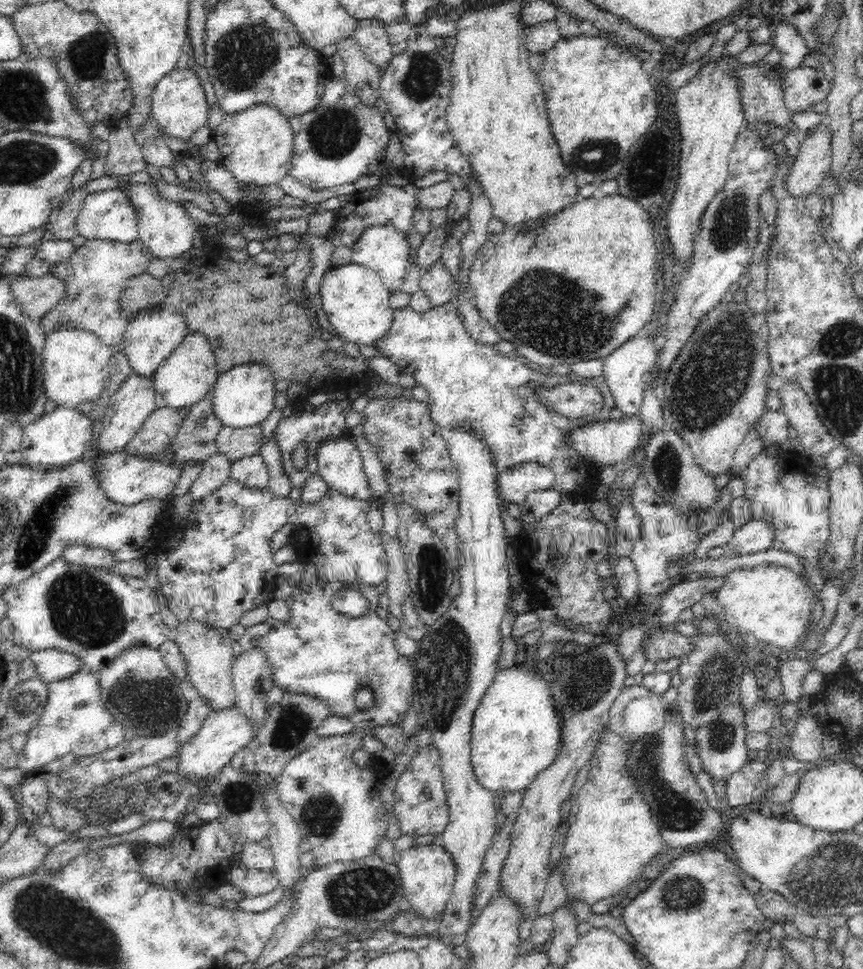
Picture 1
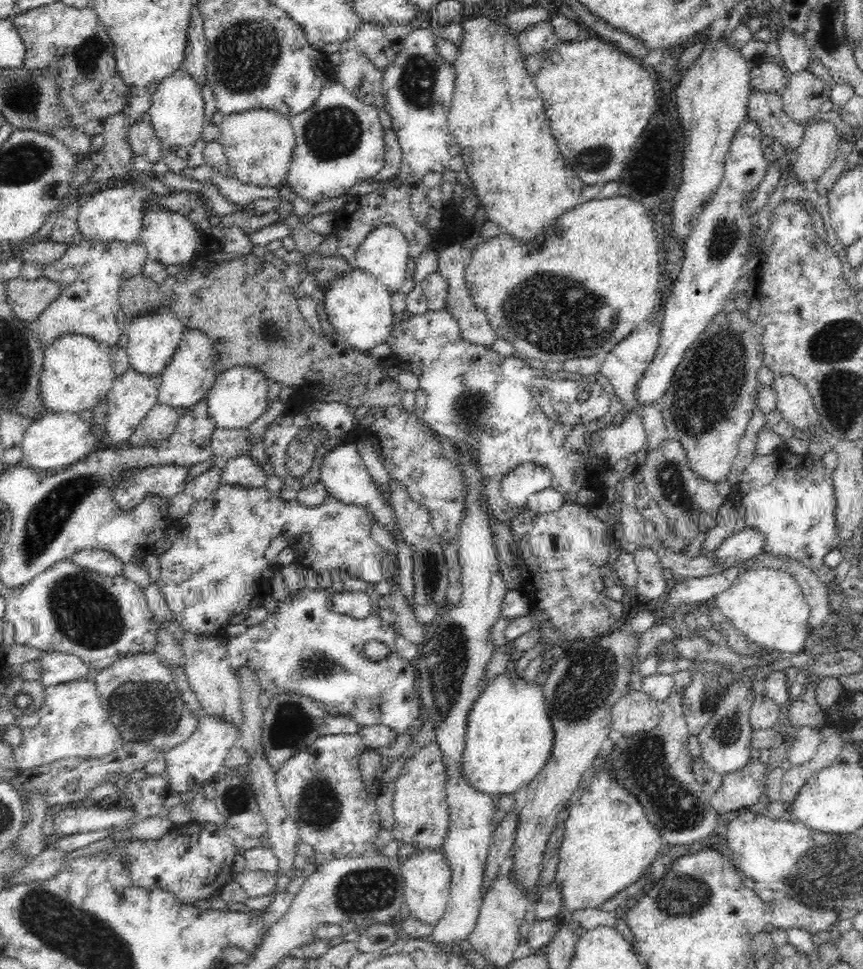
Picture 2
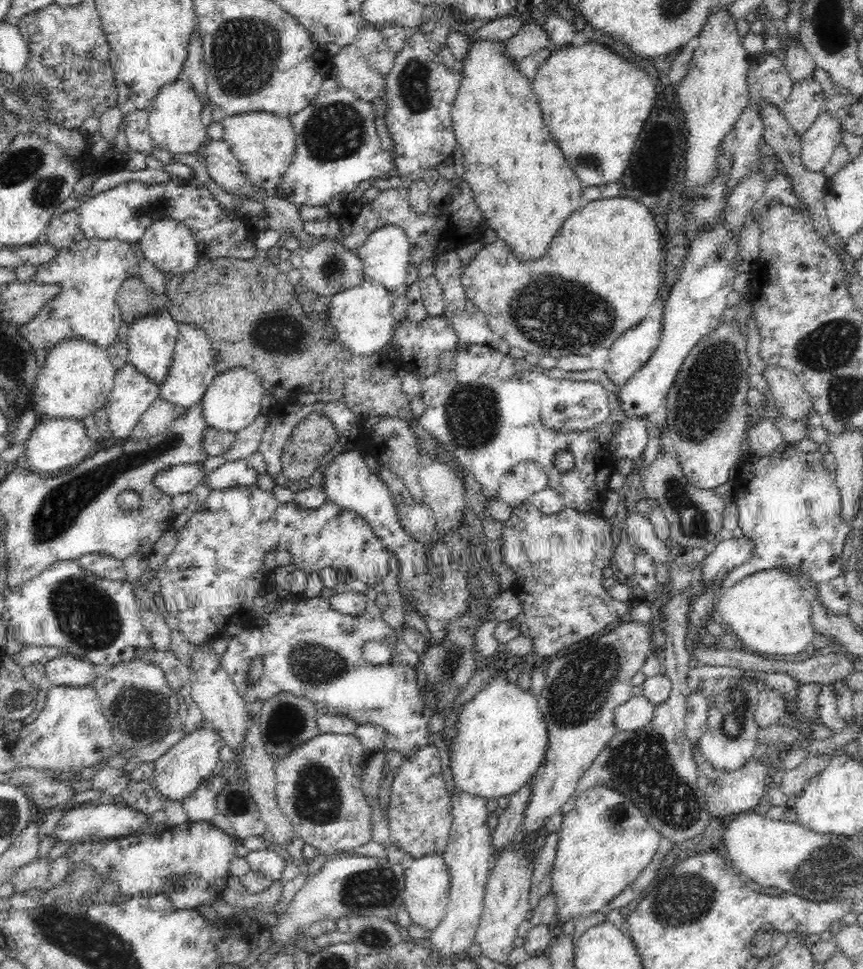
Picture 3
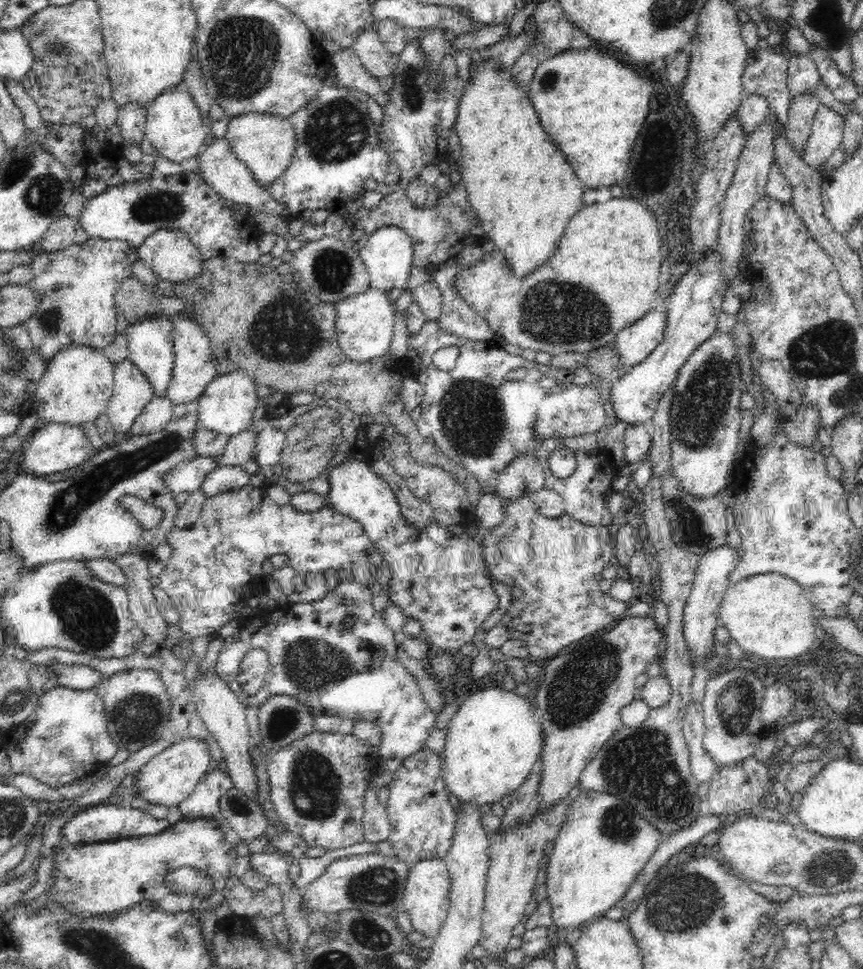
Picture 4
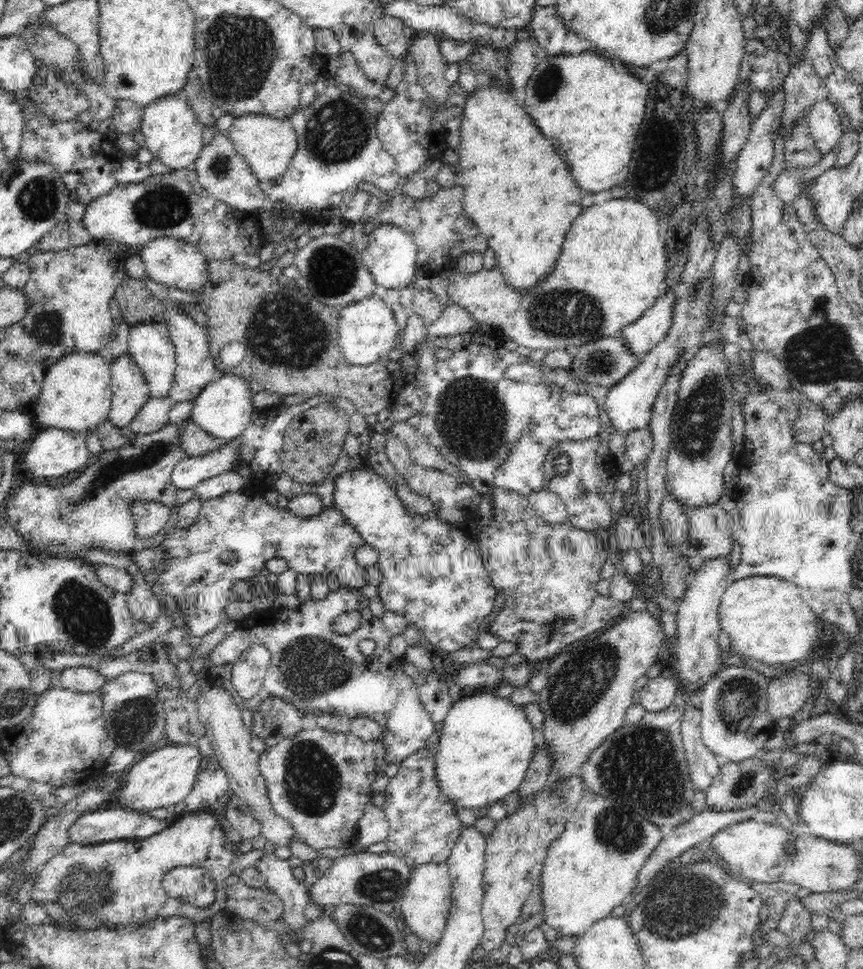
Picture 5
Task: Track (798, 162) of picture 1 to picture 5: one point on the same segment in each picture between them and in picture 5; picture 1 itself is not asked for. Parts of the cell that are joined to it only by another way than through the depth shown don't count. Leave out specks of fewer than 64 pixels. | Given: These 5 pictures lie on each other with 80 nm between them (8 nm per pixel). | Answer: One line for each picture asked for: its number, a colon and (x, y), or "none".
2: (817, 152)
3: (819, 142)
4: (827, 127)
5: (823, 119)

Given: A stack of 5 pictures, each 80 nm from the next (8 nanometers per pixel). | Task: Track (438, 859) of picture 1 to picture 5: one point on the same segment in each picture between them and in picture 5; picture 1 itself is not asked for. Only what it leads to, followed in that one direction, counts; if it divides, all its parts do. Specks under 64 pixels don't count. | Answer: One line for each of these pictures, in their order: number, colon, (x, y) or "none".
2: (426, 873)
3: (427, 879)
4: (426, 899)
5: (425, 906)

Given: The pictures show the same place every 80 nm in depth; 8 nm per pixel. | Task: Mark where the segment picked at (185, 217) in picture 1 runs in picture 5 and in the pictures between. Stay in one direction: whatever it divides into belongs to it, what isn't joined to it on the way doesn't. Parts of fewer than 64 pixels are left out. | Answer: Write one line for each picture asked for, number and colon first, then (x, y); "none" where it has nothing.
2: (169, 237)
3: (169, 245)
4: (170, 253)
5: (170, 261)

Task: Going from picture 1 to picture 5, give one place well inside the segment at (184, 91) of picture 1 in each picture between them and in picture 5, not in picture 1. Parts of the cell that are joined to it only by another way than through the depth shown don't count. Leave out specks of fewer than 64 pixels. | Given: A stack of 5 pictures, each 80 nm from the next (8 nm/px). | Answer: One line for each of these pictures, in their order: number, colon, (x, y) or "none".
2: (177, 107)
3: (175, 125)
4: (174, 126)
5: (173, 135)

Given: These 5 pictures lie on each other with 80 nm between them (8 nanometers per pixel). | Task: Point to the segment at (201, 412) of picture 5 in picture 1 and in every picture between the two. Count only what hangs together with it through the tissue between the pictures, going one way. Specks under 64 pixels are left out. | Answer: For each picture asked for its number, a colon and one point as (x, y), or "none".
1: (243, 396)
2: (239, 396)
3: (232, 402)
4: (227, 405)

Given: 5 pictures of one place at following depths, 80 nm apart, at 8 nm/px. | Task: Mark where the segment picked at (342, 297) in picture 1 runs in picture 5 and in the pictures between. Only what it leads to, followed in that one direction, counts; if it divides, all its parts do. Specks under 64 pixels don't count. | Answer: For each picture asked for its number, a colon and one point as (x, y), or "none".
2: (357, 304)
3: (362, 316)
4: (364, 323)
5: (367, 329)

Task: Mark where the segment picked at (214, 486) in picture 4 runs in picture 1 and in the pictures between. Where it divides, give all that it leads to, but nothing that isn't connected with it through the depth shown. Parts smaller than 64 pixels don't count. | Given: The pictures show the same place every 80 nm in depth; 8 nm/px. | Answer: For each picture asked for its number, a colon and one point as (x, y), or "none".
1: (252, 471)
2: (245, 471)
3: (232, 473)

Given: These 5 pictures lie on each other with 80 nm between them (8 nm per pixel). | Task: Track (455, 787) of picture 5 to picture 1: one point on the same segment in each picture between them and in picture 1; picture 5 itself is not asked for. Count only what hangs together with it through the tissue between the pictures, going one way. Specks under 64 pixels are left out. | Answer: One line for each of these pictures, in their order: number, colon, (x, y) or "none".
1: (516, 734)
2: (509, 737)
3: (502, 737)
4: (493, 742)

